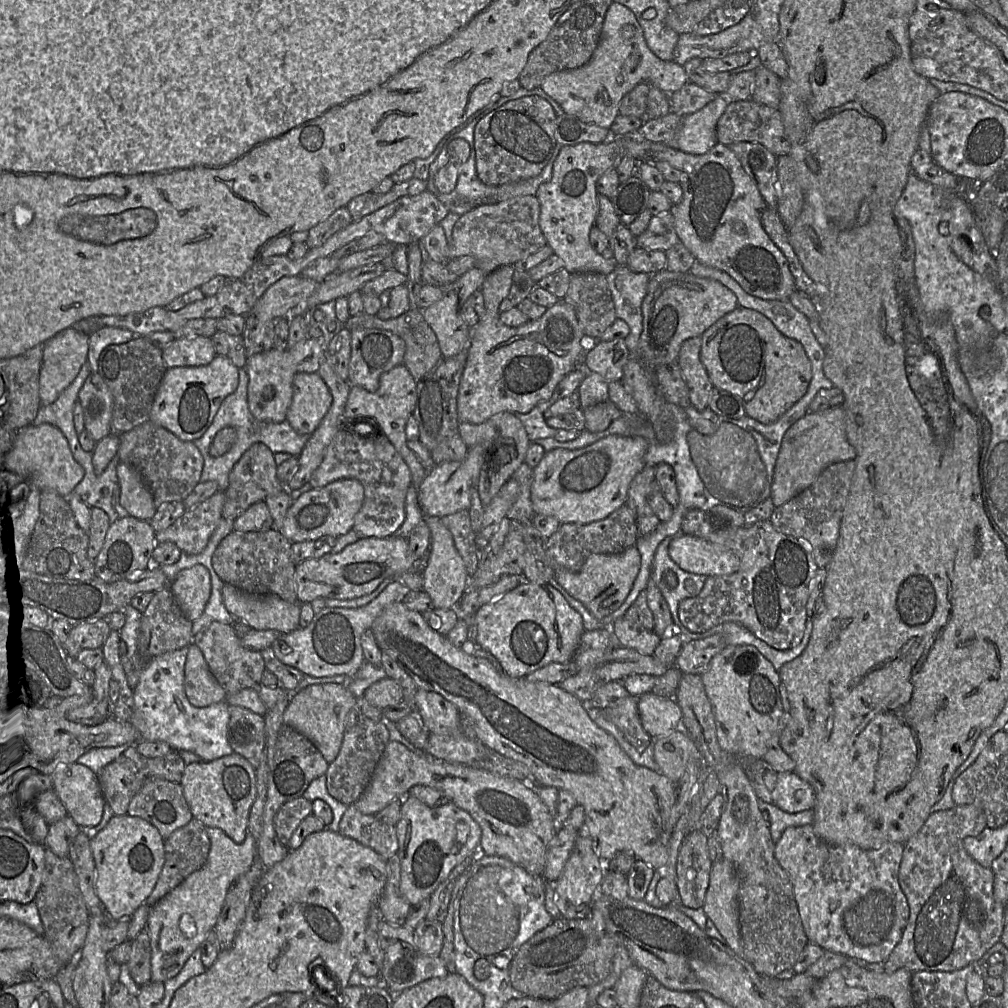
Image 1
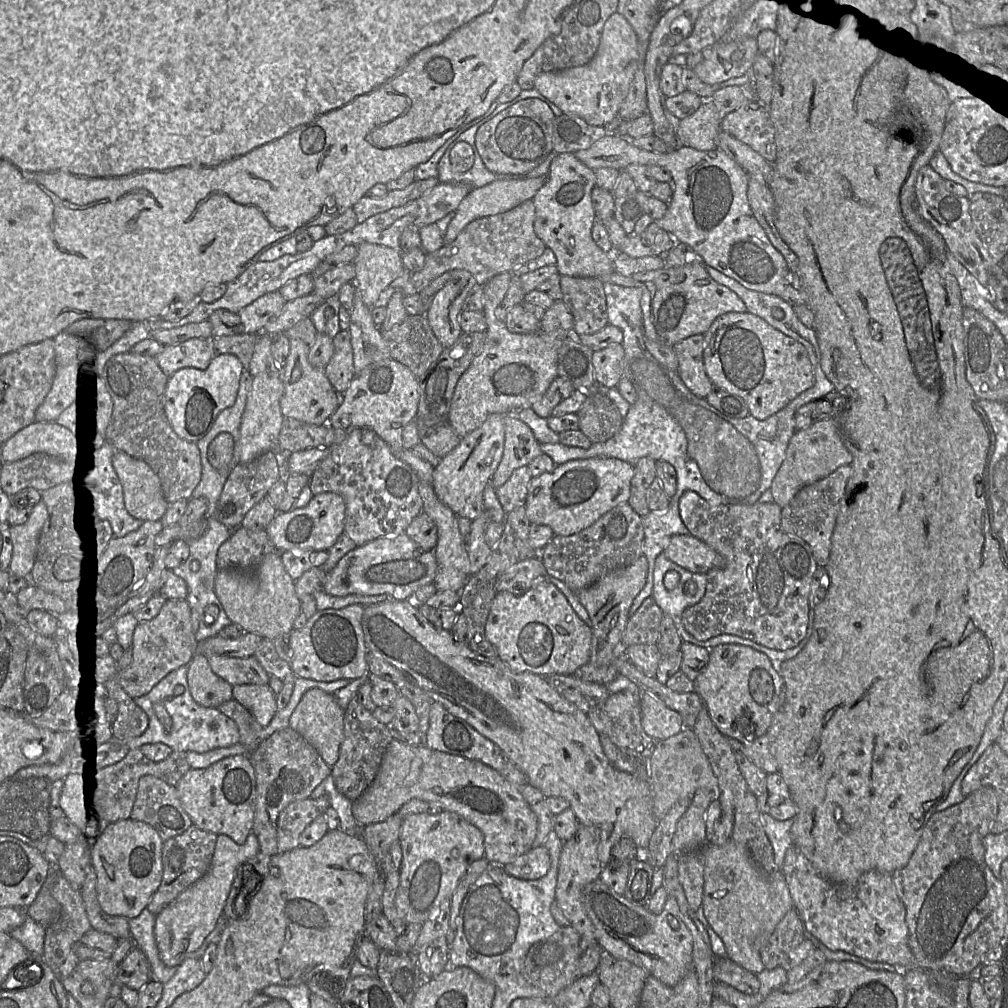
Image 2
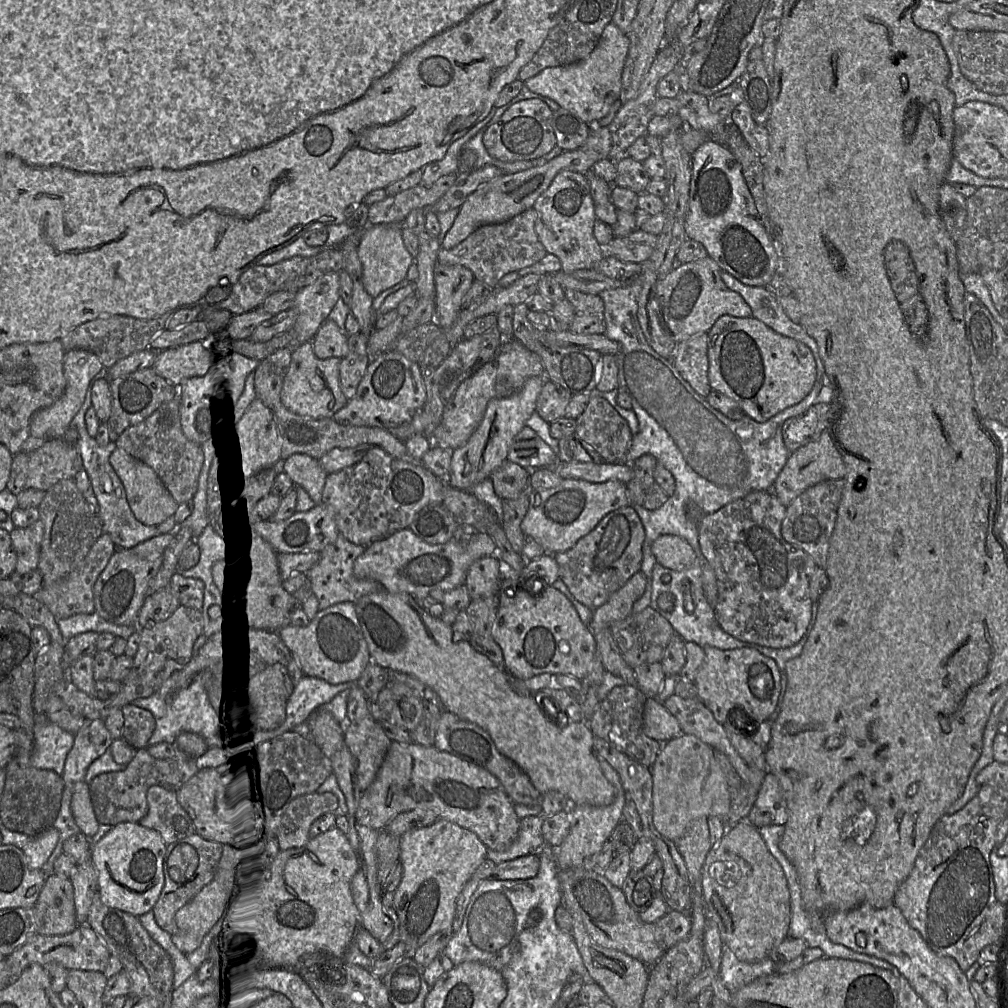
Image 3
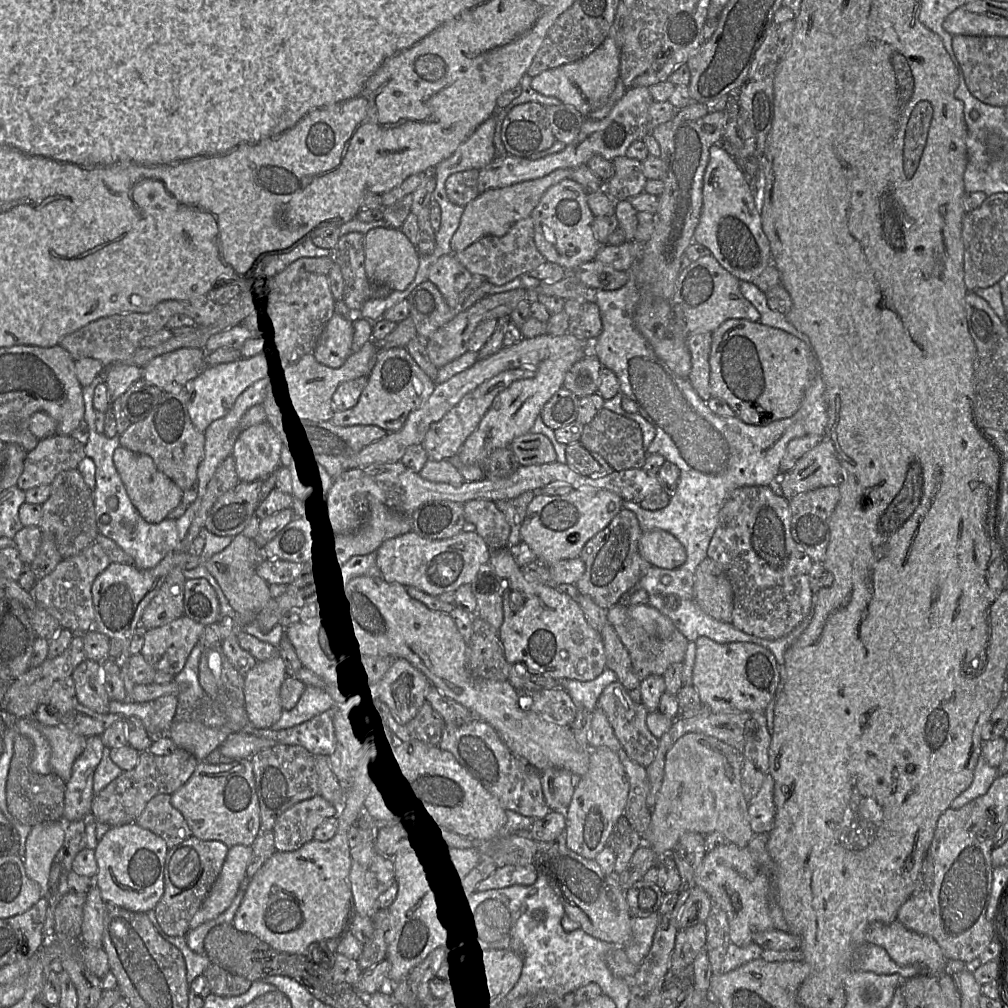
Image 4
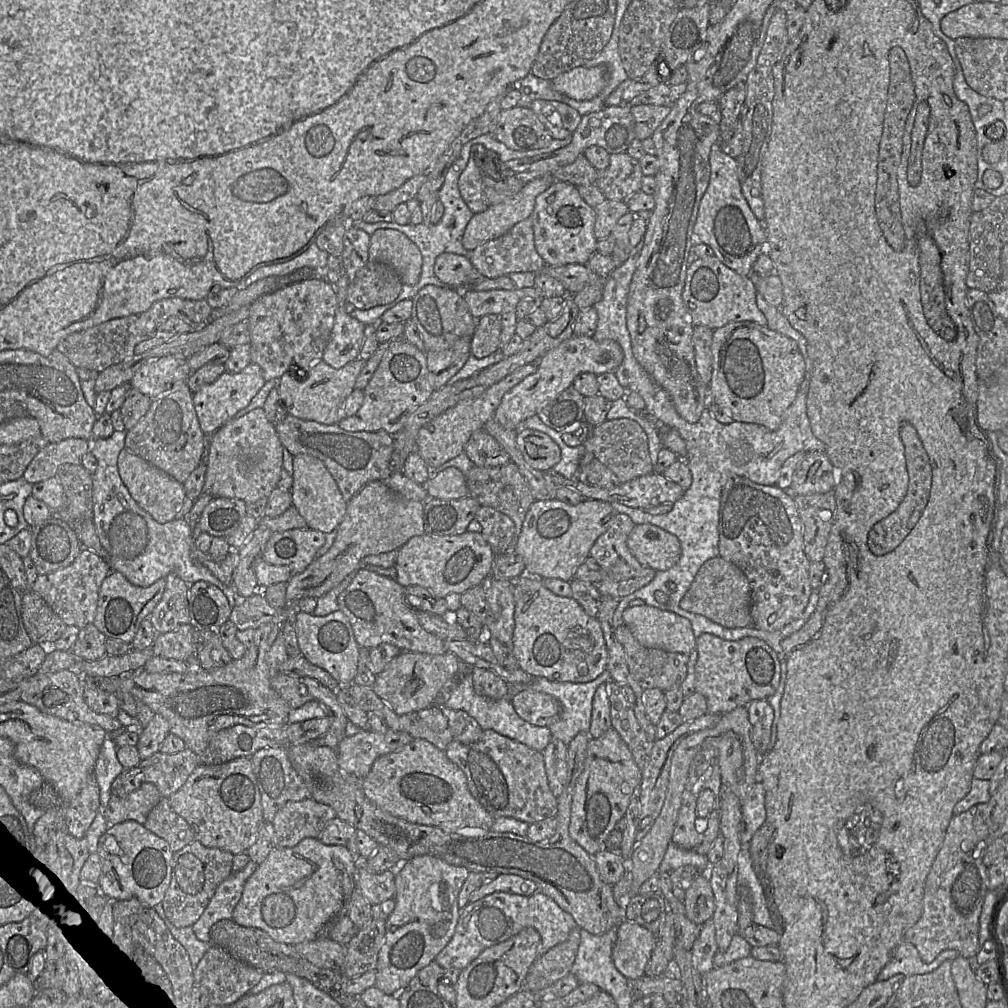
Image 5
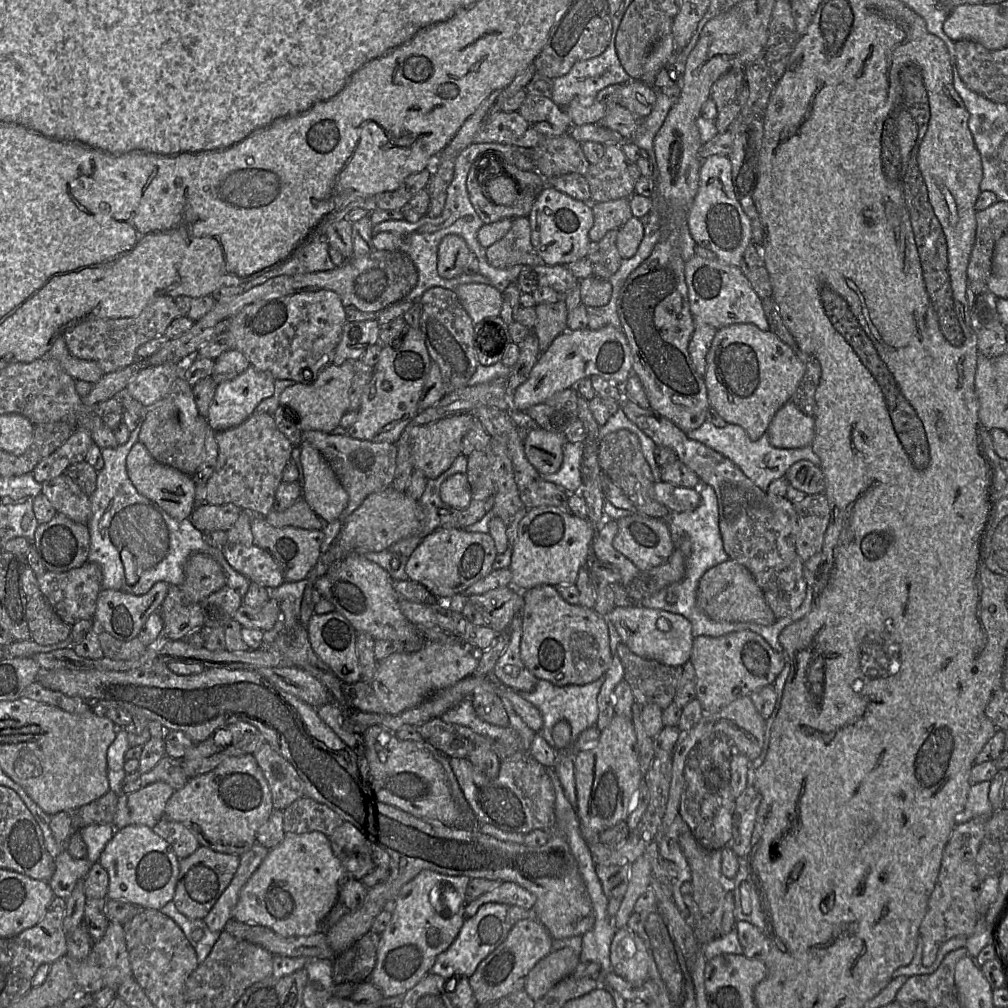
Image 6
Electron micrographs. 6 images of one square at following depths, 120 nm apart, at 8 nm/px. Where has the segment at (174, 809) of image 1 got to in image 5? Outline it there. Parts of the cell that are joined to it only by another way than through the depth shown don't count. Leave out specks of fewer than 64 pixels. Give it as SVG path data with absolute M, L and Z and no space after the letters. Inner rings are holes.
M164 797L150 811L143 824L145 828L163 838L173 854L195 840L187 821L170 808L167 798Z

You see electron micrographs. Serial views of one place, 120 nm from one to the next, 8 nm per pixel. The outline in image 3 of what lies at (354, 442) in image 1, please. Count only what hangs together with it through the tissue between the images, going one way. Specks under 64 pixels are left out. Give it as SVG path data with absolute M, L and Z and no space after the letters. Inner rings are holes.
M371 446L356 464L328 474L322 492L322 503L332 512L339 533L356 545L367 546L398 530L408 528L416 514L429 504L440 504L444 487L449 486L421 462L406 462L389 455L379 446Z

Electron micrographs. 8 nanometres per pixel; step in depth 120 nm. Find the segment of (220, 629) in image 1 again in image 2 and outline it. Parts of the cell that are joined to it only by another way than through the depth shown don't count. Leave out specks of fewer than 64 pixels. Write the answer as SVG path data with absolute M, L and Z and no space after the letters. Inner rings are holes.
M213 654L206 657L213 672L232 686L269 684L270 674L268 674L254 655L249 657L229 657Z

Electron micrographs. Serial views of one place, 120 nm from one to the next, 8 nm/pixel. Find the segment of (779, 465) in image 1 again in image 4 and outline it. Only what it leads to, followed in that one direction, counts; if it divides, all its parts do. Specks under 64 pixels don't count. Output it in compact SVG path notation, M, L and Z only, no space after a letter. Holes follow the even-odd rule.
M827 438L802 456L788 472L782 473L779 484L782 495L790 500L798 494L843 482L843 468L833 443Z

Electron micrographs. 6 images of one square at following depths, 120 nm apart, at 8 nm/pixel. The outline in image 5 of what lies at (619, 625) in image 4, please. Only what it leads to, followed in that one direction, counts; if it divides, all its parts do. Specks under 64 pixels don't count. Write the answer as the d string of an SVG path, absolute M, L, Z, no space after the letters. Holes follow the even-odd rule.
M625 624L616 627L614 634L624 649L630 674L643 690L658 688L666 692L674 687L681 686L687 676L689 655L642 646Z

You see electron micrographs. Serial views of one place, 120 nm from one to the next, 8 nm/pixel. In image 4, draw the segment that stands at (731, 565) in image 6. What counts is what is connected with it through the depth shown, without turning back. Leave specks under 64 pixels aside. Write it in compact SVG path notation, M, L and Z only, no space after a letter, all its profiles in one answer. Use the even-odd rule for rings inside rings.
M706 557L694 575L693 598L715 620L731 623L733 592L730 581L712 559Z

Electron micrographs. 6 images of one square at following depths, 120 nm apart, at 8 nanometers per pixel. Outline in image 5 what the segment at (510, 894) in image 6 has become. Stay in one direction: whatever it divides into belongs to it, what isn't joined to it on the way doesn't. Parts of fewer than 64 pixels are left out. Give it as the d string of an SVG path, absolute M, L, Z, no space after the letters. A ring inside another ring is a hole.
M499 874L479 887L470 896L470 902L475 902L494 892L507 892L530 896L538 891L535 882L514 874Z

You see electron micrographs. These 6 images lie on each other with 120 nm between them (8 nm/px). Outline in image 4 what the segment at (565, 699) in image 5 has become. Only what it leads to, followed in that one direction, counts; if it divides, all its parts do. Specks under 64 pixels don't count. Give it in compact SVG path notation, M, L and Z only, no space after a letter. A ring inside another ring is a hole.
M606 668L600 676L592 681L561 680L561 685L578 709L586 709L593 713L603 690L615 681L618 681L616 674Z

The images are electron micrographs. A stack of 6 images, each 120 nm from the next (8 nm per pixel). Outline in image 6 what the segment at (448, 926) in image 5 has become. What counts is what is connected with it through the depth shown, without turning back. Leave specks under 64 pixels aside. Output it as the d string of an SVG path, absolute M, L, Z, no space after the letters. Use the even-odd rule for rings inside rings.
M422 870L401 888L391 920L380 935L376 964L369 977L384 997L403 996L431 972L436 957L456 939L465 921L465 893L470 879ZM442 905L449 905L453 917L442 917Z

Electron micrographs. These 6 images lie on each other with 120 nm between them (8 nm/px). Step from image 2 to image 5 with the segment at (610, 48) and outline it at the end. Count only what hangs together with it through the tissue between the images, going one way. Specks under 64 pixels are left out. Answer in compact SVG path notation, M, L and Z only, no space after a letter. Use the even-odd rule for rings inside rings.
M606 65L579 66L552 80L553 88L563 95L578 100L591 100L606 86L610 70Z

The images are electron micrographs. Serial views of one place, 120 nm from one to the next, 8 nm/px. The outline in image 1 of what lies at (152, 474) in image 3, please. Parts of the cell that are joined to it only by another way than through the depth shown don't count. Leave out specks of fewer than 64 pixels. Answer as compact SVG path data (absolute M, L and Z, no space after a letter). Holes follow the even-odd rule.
M120 462L117 466L120 485L120 504L129 516L149 521L156 513L152 493L141 474L134 468Z

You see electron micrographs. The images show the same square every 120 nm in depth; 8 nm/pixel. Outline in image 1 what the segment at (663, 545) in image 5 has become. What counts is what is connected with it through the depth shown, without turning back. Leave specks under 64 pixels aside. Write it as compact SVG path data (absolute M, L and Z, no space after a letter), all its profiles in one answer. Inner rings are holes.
M684 533L672 538L669 555L683 570L698 575L729 575L740 566L739 558L731 550Z

